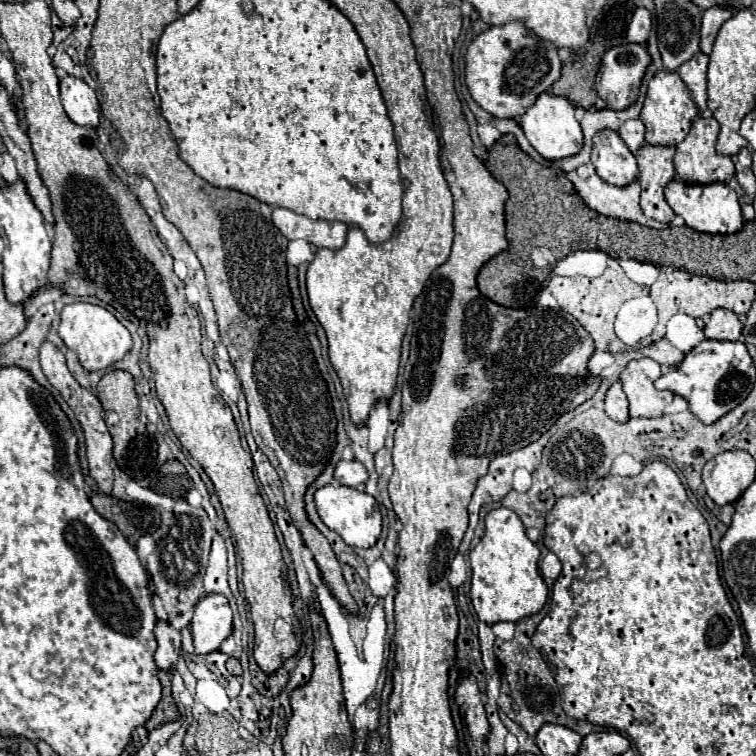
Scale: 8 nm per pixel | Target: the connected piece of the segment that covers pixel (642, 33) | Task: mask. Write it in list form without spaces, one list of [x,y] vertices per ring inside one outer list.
[[[637,9],[627,29],[627,41],[645,45],[649,33],[651,33],[651,13],[647,9]]]

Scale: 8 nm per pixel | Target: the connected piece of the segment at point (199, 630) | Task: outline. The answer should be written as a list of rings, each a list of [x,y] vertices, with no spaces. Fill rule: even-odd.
[[[213,593],[205,595],[195,605],[195,615],[191,619],[191,635],[195,653],[207,655],[221,647],[221,643],[233,631],[233,611],[225,595]]]

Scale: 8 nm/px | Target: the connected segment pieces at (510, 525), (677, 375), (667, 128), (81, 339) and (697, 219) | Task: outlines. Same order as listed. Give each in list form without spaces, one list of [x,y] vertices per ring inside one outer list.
[[[493,509],[485,517],[485,537],[469,553],[473,571],[471,579],[471,603],[479,621],[495,625],[501,621],[513,621],[539,613],[548,600],[549,588],[539,573],[539,549],[525,535],[525,527],[517,513],[511,509]]]
[[[703,339],[681,363],[655,381],[657,389],[671,391],[689,403],[691,413],[705,425],[715,423],[747,399],[755,383],[755,363],[741,341]]]
[[[659,71],[653,75],[653,79],[647,85],[647,93],[645,93],[645,101],[643,101],[643,109],[639,119],[643,121],[647,133],[645,133],[645,141],[651,145],[677,145],[679,141],[685,139],[685,135],[691,129],[693,119],[699,115],[699,109],[687,89],[687,85],[683,83],[681,75],[677,71]]]
[[[71,303],[71,305],[63,307],[59,337],[65,341],[65,345],[69,349],[73,349],[77,353],[79,363],[87,371],[107,369],[113,363],[121,361],[123,355],[131,349],[129,331],[107,309],[91,305],[91,303]]]
[[[675,177],[665,185],[665,199],[675,211],[675,215],[679,215],[685,221],[685,225],[689,225],[695,231],[727,235],[727,233],[737,233],[743,225],[743,215],[737,195],[725,183],[699,185],[699,183],[685,183],[683,179]]]

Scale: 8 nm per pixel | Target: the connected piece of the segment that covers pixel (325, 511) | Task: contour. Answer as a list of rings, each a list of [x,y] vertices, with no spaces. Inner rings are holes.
[[[325,485],[315,491],[315,505],[321,521],[351,547],[373,547],[381,535],[381,511],[379,503],[365,491],[345,485]]]

